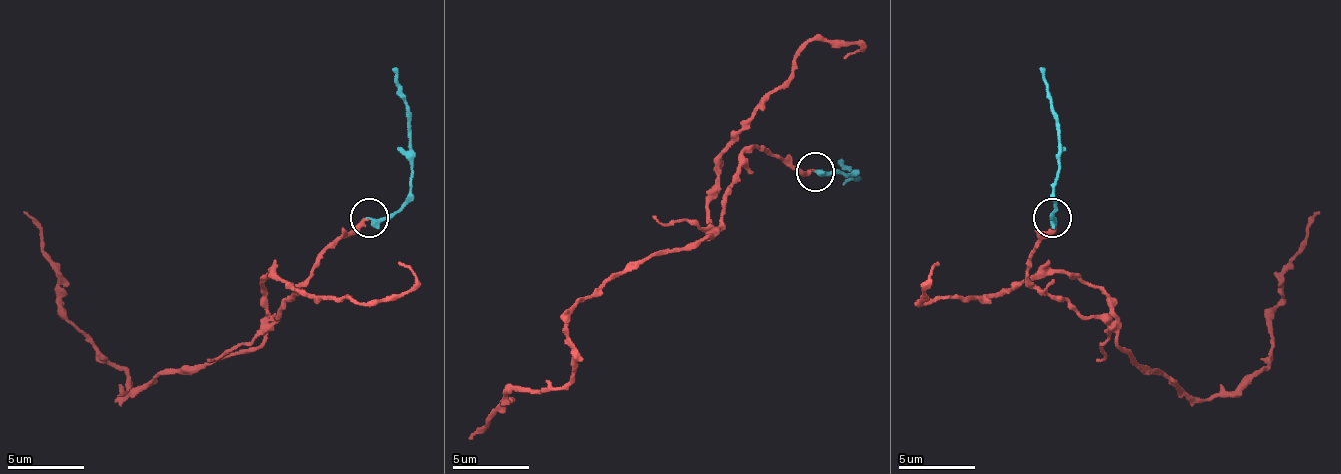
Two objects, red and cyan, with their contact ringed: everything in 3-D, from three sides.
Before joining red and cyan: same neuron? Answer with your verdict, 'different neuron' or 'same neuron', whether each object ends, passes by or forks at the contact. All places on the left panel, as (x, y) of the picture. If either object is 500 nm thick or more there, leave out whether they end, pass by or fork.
same neuron | red ends | cyan ends

